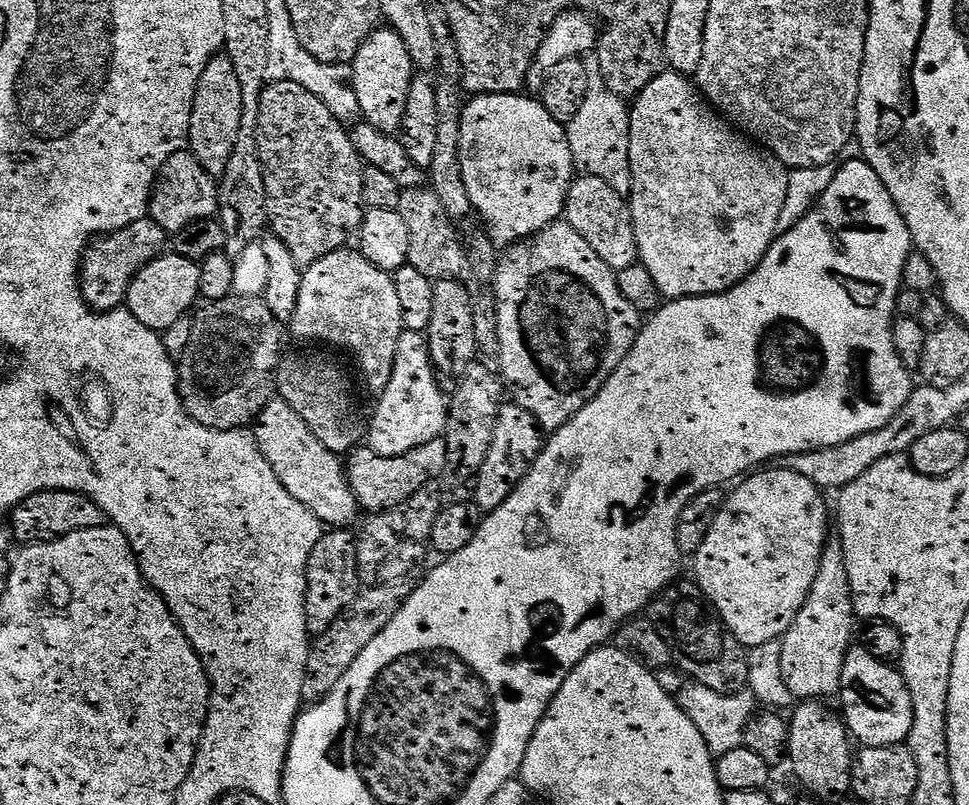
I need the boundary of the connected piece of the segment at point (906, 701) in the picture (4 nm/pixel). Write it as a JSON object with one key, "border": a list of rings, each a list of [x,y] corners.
{"border":[[[853,646],[848,649],[846,662],[842,666],[842,678],[838,693],[842,719],[848,731],[861,745],[890,748],[903,745],[914,726],[914,702],[904,674],[899,667],[887,664],[871,647]]]}

